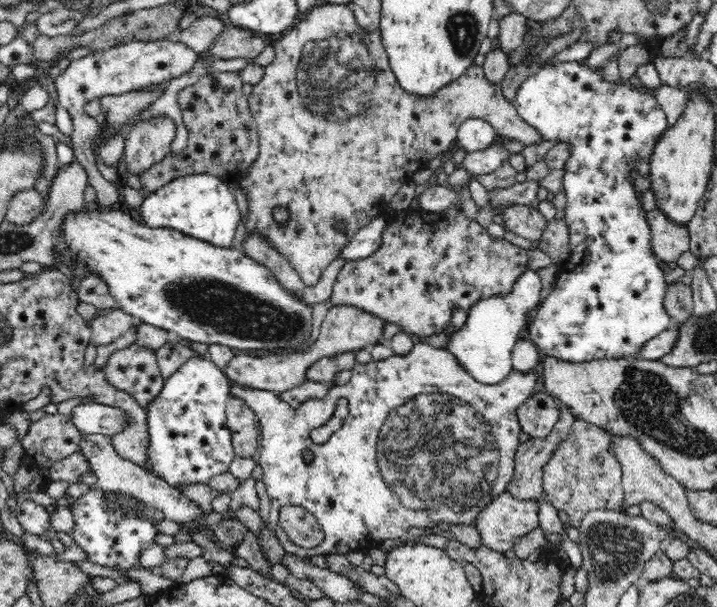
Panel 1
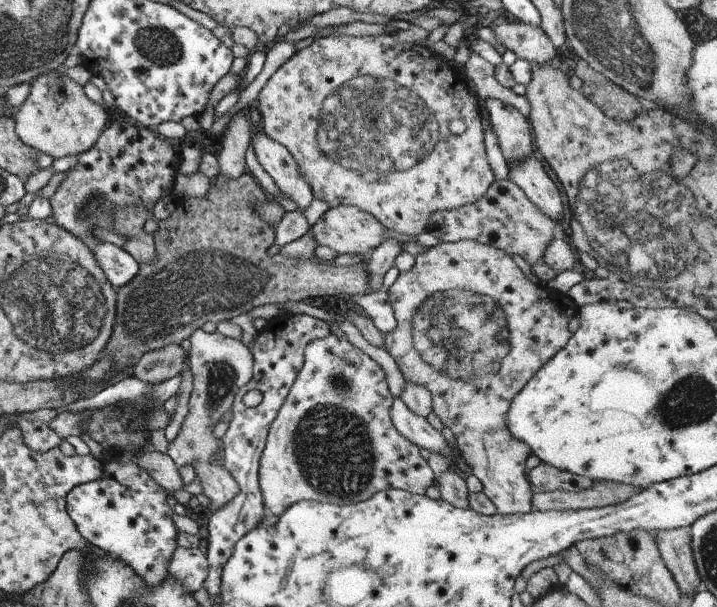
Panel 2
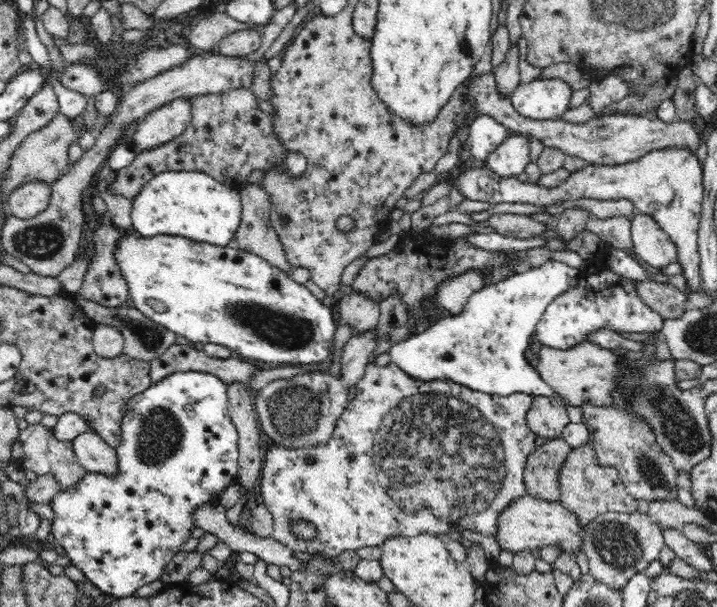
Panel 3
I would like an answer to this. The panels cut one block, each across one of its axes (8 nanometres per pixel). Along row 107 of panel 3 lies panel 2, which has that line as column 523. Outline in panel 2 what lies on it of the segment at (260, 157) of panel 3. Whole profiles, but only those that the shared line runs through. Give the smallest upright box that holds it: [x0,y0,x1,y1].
[425,177,560,266]

